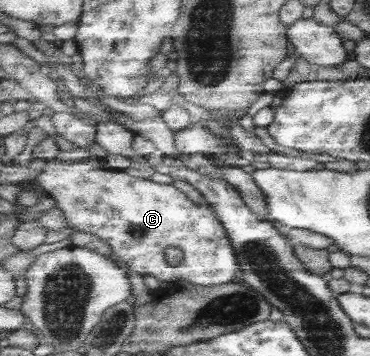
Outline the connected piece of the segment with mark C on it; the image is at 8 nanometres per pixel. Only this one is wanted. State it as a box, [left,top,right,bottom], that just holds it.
[36,159,241,287]

